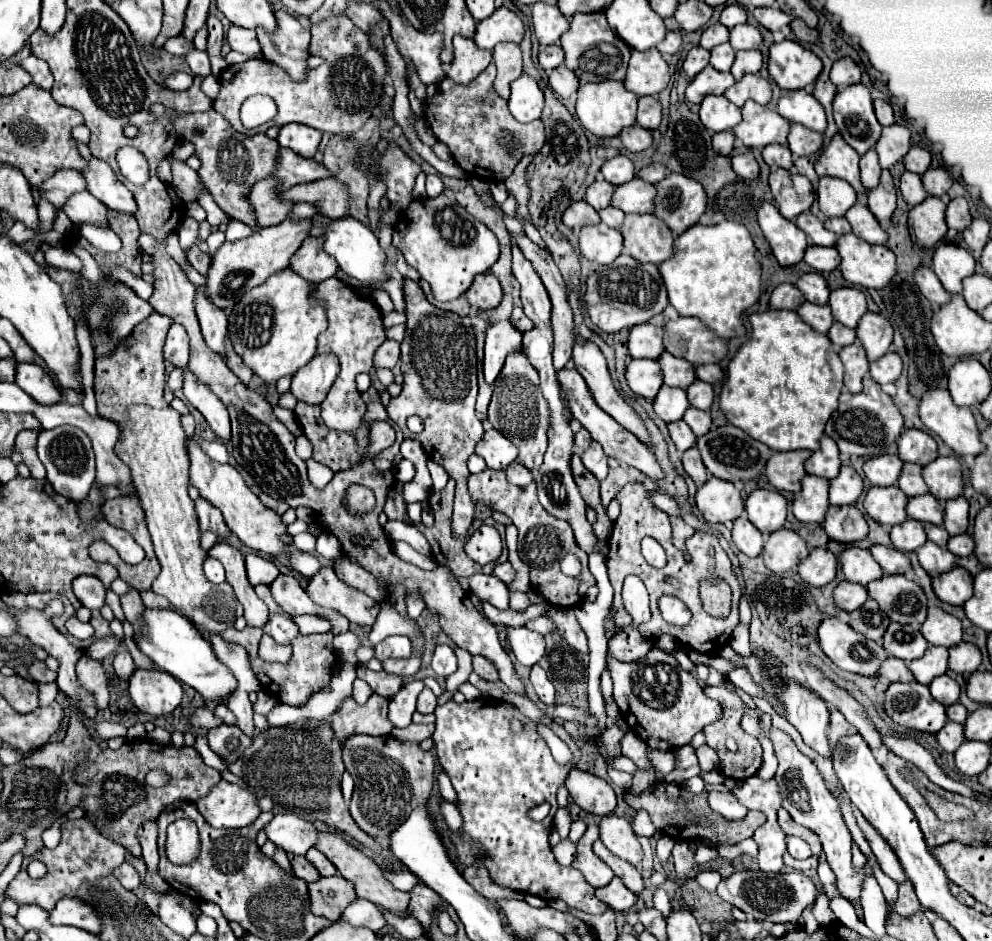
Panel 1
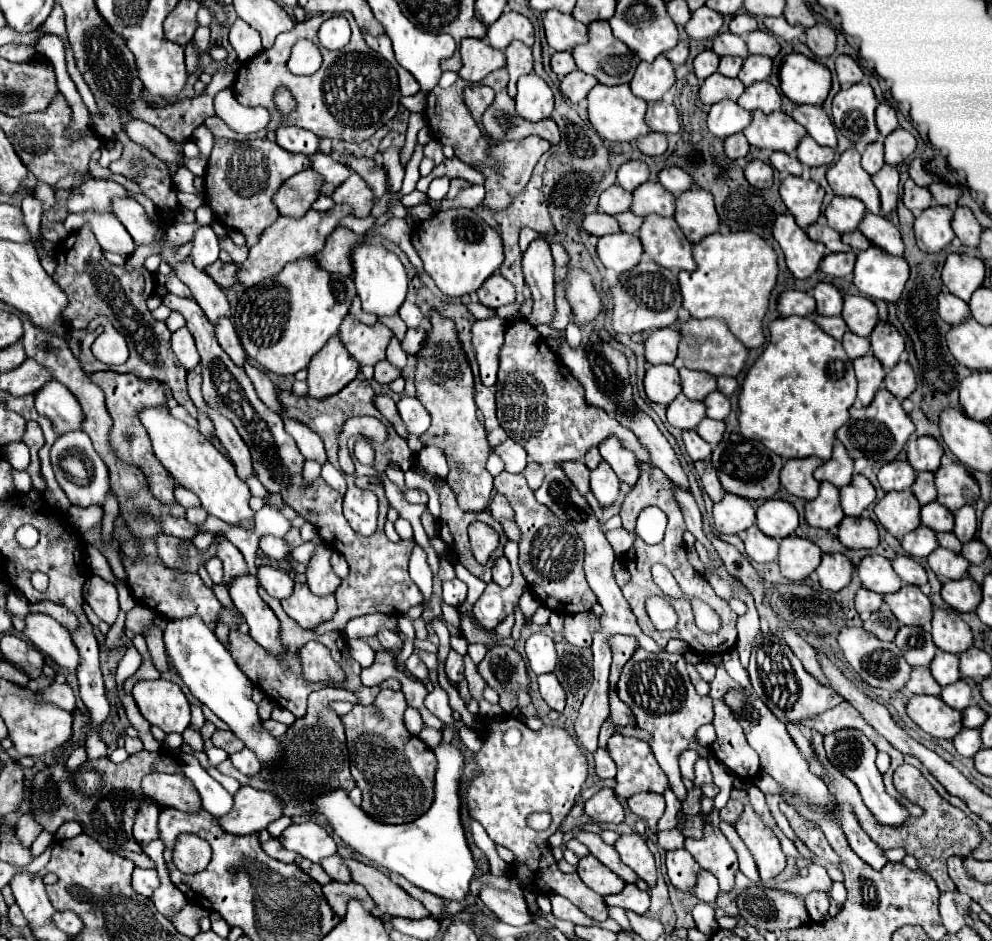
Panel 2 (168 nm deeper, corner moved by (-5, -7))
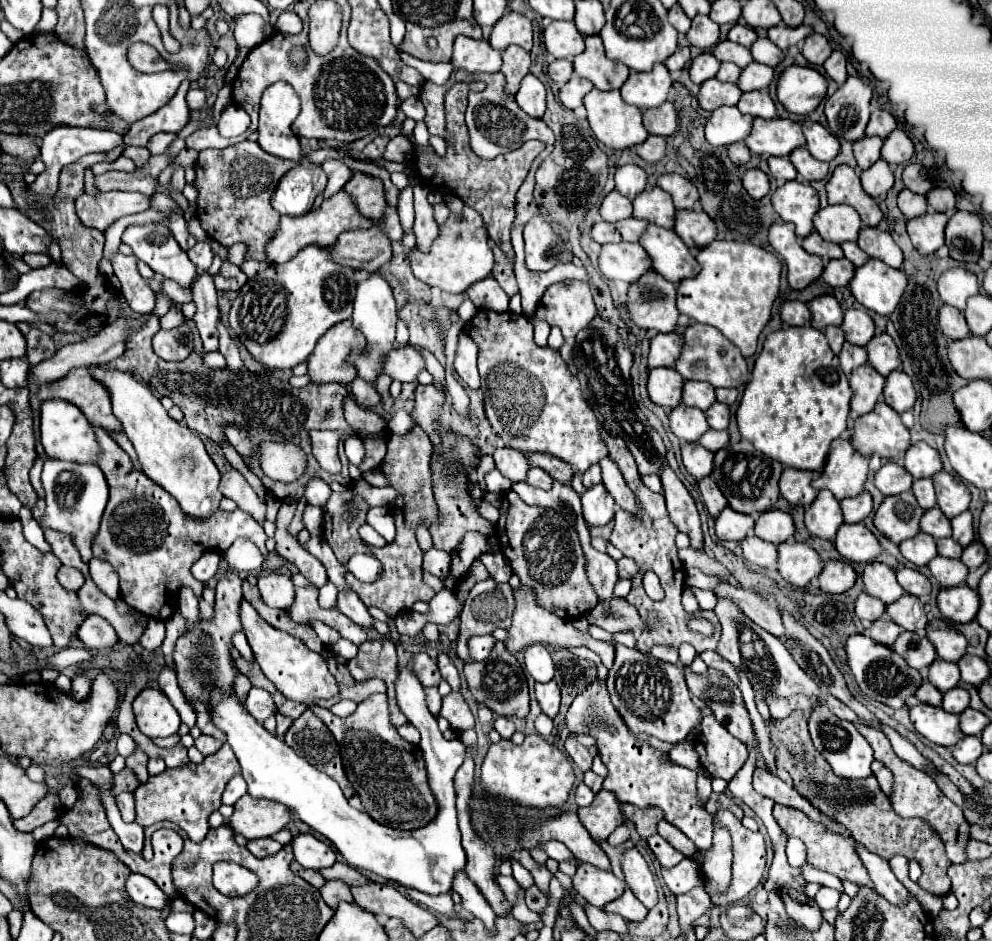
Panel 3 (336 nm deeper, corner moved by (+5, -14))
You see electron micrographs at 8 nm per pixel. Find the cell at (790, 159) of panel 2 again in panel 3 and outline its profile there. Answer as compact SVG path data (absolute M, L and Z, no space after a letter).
M781 156L781 158L769 158L769 170L771 170L771 176L779 182L787 182L787 180L795 180L797 176L797 170L795 166L791 164L791 160L787 156Z

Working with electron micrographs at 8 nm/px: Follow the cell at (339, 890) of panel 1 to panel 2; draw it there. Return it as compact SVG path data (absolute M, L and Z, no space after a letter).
M331 881L331 883L323 885L323 893L325 893L329 905L333 907L333 911L335 911L339 917L345 915L345 907L347 907L347 901L349 901L349 899L359 899L367 911L373 911L373 907L375 907L375 905L371 903L371 899L365 897L363 885L353 883L353 881L351 881L351 883Z

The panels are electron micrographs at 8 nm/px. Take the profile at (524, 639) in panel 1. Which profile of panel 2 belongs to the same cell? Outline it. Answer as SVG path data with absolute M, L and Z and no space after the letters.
M533 633L527 643L525 643L527 659L531 663L531 669L541 675L541 673L551 673L557 665L557 653L555 653L555 643L549 635L545 633Z

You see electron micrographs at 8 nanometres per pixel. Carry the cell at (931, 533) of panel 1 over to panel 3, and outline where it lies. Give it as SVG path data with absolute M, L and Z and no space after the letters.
M939 538L937 540L937 552L945 558L959 558L963 548L957 546L957 542L953 542L953 538Z

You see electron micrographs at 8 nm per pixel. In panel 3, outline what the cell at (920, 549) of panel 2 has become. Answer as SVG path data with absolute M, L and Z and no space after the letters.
M919 532L917 536L913 536L909 540L903 540L899 544L899 550L901 550L903 558L913 562L915 566L925 566L931 558L937 556L935 540L929 534L923 534L923 532Z

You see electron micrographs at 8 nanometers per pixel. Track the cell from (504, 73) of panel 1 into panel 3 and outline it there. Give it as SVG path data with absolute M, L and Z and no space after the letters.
M509 46L503 52L501 72L507 78L507 84L505 84L505 92L507 94L515 94L519 90L519 82L523 80L525 74L529 74L529 66L531 66L529 52L521 50L519 46Z

